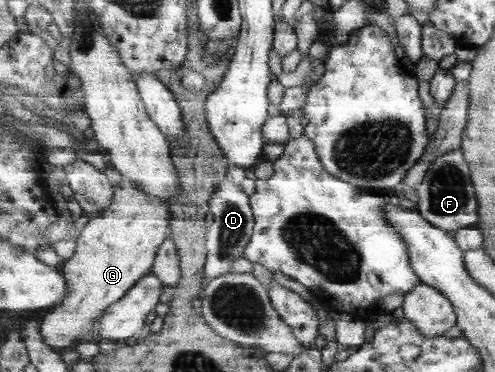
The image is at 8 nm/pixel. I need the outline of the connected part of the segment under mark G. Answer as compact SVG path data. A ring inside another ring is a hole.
M121 177L112 206L103 216L88 222L77 240L76 253L60 265L68 291L57 308L42 315L45 344L60 353L81 343L99 343L93 331L101 317L152 271L157 250L171 233L167 229L171 221L172 214L160 198L143 192L130 178Z

